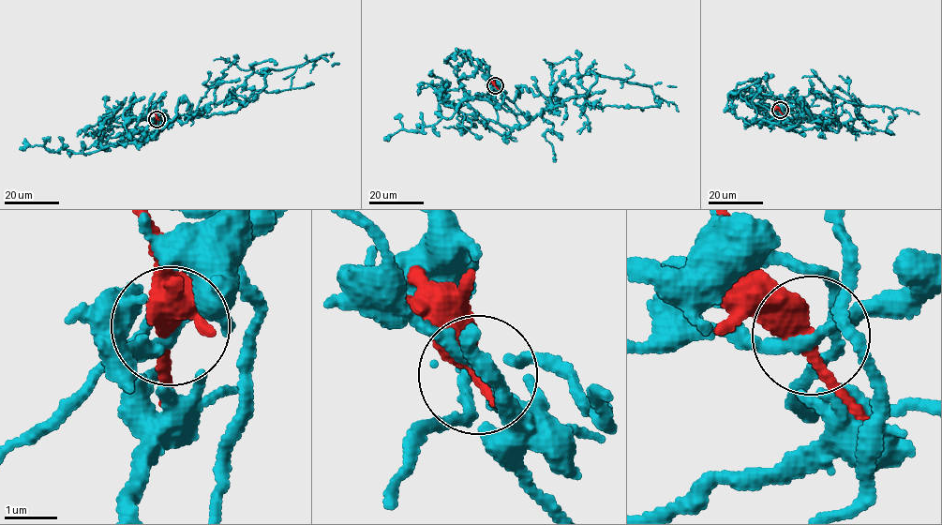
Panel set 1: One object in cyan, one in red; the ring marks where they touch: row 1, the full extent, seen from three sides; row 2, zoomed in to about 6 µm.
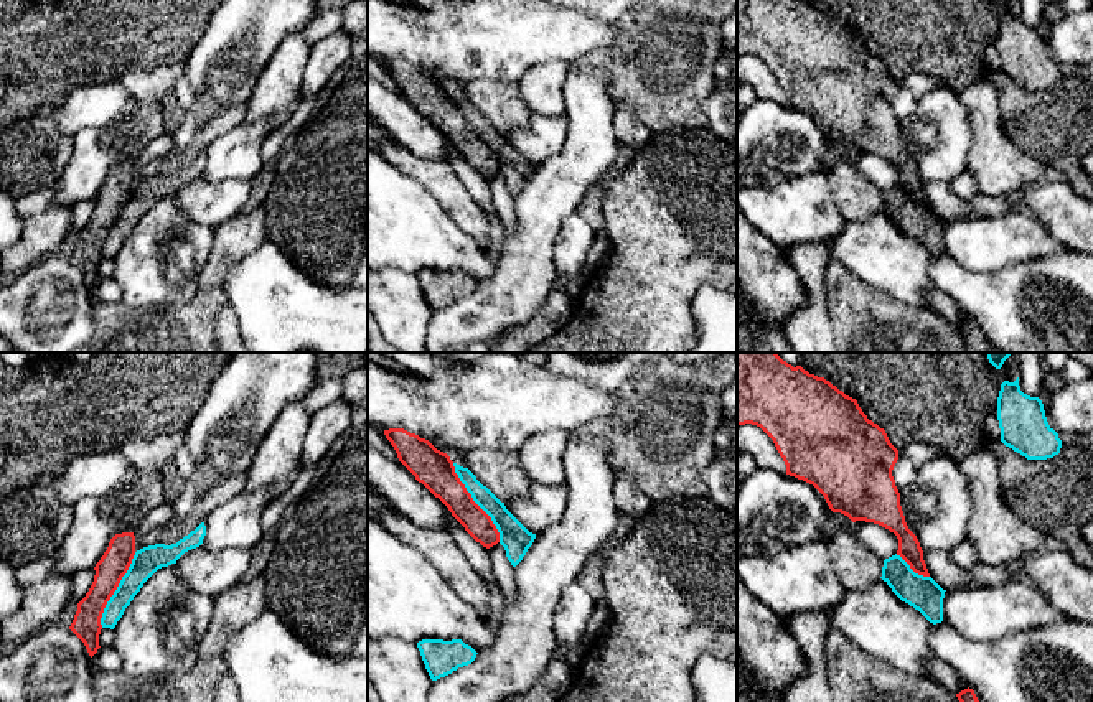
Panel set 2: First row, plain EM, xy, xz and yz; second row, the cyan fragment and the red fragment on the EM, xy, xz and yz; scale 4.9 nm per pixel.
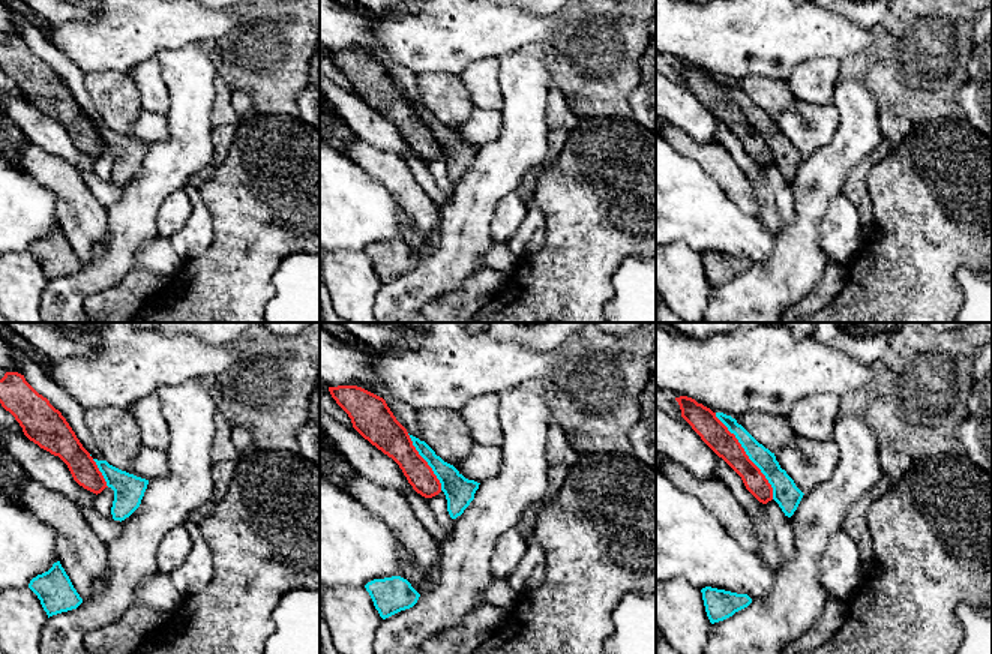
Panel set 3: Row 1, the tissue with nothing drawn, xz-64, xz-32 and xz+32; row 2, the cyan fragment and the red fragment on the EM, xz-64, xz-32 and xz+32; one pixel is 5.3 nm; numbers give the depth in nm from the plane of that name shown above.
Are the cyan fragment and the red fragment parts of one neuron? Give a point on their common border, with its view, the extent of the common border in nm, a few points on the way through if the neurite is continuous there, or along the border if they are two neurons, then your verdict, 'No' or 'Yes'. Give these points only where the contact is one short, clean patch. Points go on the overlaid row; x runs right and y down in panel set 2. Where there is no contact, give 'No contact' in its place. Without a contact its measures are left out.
Touches cyan at xz (475, 501). Shared border 440 nm. No

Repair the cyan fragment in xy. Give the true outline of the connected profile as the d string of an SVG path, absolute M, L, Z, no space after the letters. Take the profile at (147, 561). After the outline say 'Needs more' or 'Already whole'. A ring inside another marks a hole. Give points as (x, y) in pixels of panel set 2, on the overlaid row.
M201 522L195 531L180 539L176 544L165 545L155 544L135 552L127 573L122 577L117 590L107 601L101 625L102 628L114 629L122 618L125 608L134 597L140 592L143 583L162 567L176 564L176 560L188 550L203 544L206 536L206 526Z. Already whole

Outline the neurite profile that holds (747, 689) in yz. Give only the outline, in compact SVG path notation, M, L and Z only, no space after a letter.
M737 661L737 702L762 700L768 697L752 677L748 677Z

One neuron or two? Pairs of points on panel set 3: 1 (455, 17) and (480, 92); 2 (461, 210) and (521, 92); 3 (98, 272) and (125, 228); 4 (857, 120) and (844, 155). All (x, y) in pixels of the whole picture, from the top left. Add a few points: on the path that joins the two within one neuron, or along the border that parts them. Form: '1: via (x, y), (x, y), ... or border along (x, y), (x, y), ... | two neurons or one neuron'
1: border along (496, 56), (477, 59), (459, 74) | two neurons
2: via (486, 180), (521, 146), (521, 122) | one neuron
3: via (108, 261), (122, 248), (125, 239) | one neuron
4: via (857, 129), (857, 137), (850, 146) | one neuron

